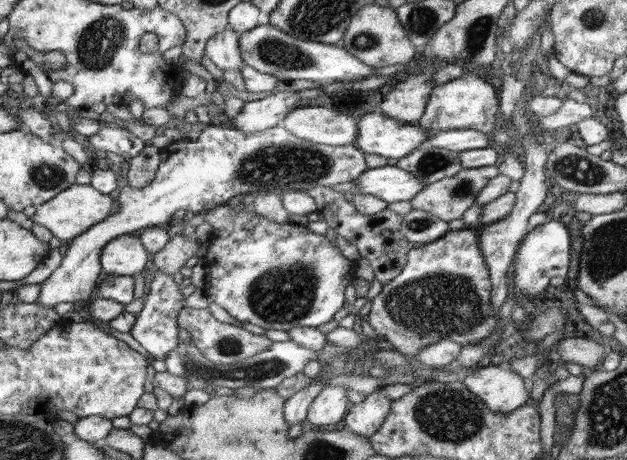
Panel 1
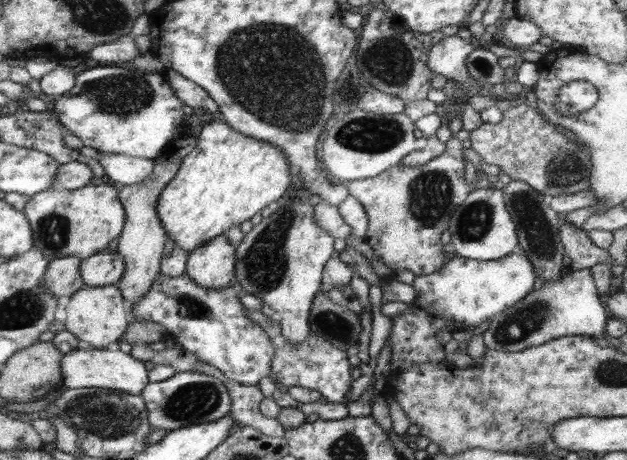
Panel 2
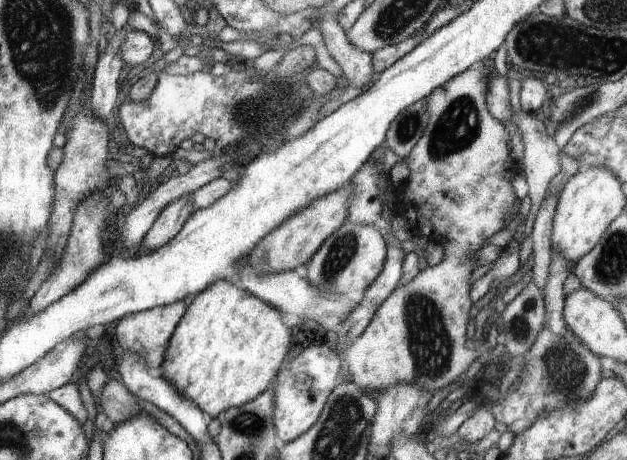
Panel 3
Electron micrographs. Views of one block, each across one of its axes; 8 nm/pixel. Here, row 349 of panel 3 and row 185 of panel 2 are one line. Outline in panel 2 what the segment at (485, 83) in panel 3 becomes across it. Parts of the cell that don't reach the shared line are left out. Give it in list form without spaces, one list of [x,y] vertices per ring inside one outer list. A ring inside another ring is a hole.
[[[452,136],[445,144],[444,153],[422,165],[408,167],[400,162],[373,179],[346,182],[348,191],[362,203],[368,215],[365,241],[392,271],[406,268],[415,275],[428,275],[443,268],[446,258],[440,234],[448,228],[456,208],[474,190],[474,182],[470,188],[464,180],[466,158],[462,140]]]

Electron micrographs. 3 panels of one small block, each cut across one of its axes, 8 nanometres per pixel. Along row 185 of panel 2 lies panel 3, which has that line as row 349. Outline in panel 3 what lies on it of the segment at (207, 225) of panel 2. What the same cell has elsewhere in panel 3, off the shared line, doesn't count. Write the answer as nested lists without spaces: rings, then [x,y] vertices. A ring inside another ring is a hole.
[[[228,279],[216,282],[214,286],[208,286],[208,290],[197,294],[187,309],[188,314],[184,313],[184,322],[179,322],[180,330],[176,330],[176,338],[172,338],[172,346],[168,348],[168,358],[164,358],[160,366],[160,377],[172,382],[178,392],[194,400],[198,408],[213,420],[230,409],[246,405],[268,388],[290,350],[292,330],[282,322],[280,310],[276,310],[275,306],[238,288]]]

